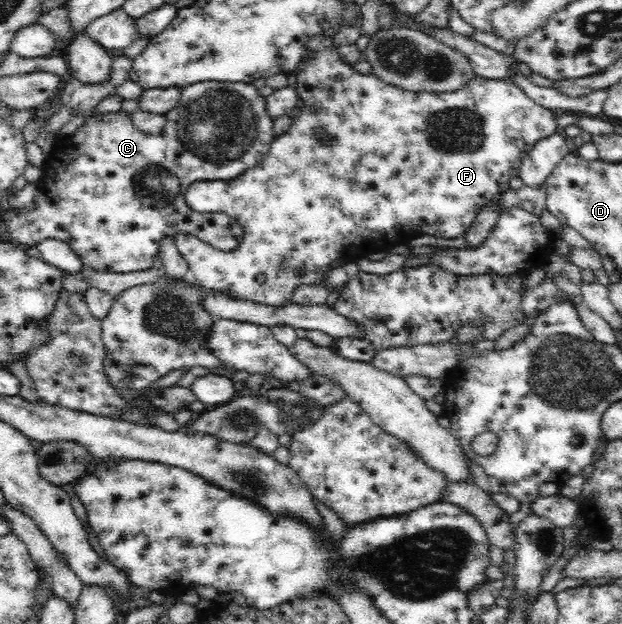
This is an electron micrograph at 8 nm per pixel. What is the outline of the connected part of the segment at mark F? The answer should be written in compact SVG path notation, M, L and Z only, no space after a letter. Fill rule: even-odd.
M313 38L308 45L304 59L296 69L298 81L296 94L303 102L303 108L293 115L293 122L289 130L281 136L275 137L270 150L264 155L262 161L247 169L244 173L228 181L194 181L184 192L185 202L191 211L201 214L224 213L233 217L244 230L244 241L238 249L226 253L214 249L209 243L198 239L194 234L183 231L175 233L172 238L182 257L188 262L189 271L200 282L204 290L219 291L231 297L242 298L256 303L272 306L285 306L292 293L290 293L290 275L298 275L302 284L318 285L320 277L316 273L322 268L332 267L339 260L356 263L358 259L379 257L388 253L396 245L407 246L409 241L432 235L438 239L456 239L465 229L470 227L478 212L484 208L499 193L510 188L510 177L519 175L523 158L531 151L531 147L538 143L541 137L546 137L559 130L557 125L558 111L552 111L532 101L520 88L512 83L500 80L488 80L482 77L472 77L463 89L451 93L424 93L414 94L388 85L374 75L359 75L352 65L340 62L338 49L332 47L332 38ZM257 273L264 273L267 281L263 286L254 283Z

